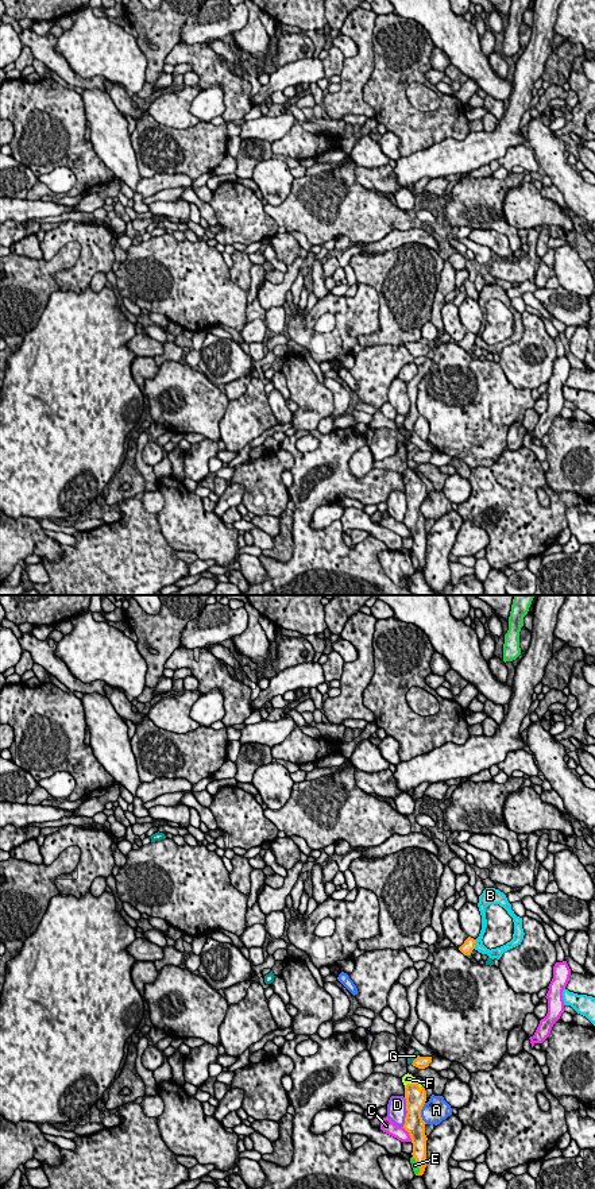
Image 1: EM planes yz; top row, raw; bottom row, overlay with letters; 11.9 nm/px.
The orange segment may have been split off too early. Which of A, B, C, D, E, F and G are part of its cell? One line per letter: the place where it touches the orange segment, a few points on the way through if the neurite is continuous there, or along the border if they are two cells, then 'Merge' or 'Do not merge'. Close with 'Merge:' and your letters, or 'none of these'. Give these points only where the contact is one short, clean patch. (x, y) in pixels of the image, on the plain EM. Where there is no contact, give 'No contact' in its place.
A: Touches orange at yz (420, 509). Do not merge
B: Touches orange at yz (475, 338). Boundary: yz (476, 335), (474, 343). Do not merge
C: Touches orange at yz (409, 529). Do not merge
D: Touches orange at yz (408, 508). Do not merge
E: Touches orange at yz (418, 562). Do not merge
F: Touches orange at yz (412, 479). Path across: yz (416, 493), (412, 479), (408, 474). Merge
G: Touches orange at yz (414, 455). Do not merge
Merge: F

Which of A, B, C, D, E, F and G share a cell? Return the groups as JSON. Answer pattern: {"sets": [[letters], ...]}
{"sets": [["A"], ["B"], ["C"], ["D"], ["E"], ["F"], ["G"]]}

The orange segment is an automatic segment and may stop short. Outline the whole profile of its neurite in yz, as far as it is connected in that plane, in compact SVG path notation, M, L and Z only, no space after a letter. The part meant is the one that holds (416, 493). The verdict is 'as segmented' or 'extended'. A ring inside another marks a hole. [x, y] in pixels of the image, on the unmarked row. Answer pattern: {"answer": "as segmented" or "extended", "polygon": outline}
{"answer": "extended", "polygon": "M405 470L402 472L405 480L405 494L406 494L406 513L403 524L409 528L413 538L413 553L418 559L420 568L416 571L422 571L426 563L426 530L425 530L425 517L421 513L421 505L426 497L426 486L412 470Z"}

